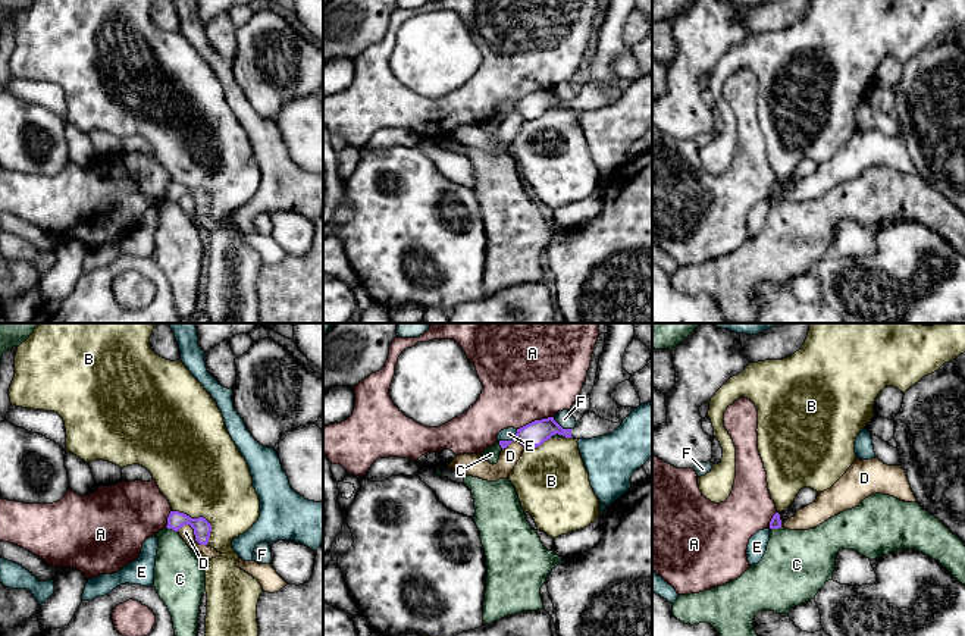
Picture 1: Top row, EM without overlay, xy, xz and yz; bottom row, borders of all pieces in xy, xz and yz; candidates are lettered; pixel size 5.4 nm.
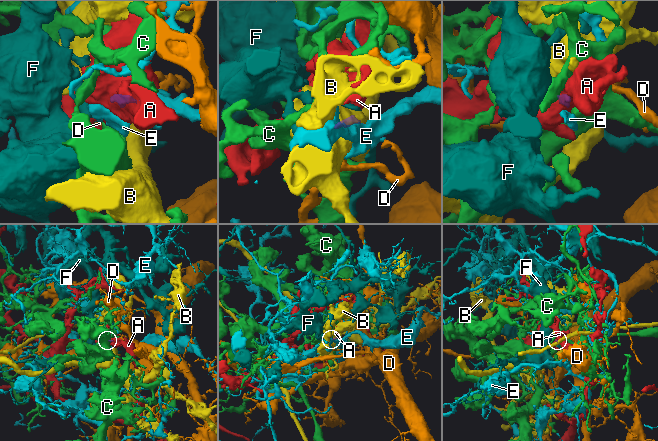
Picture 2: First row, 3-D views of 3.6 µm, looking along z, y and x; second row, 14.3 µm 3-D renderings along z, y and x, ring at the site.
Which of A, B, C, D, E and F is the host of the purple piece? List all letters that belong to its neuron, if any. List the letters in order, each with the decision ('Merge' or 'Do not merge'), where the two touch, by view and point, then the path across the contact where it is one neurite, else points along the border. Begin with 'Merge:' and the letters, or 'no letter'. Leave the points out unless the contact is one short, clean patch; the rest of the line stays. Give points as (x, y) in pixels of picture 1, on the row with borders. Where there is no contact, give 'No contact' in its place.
Merge: no letter
A: Do not merge. Touches purple at xz (535, 420). Boundary: xz (553, 416), (535, 419), (517, 429)
B: Do not merge. Touches purple at xy (200, 517)
C: Do not merge. Touches purple at xy (172, 529). Boundary: xy (166, 526), (176, 532)
D: Do not merge. Touches purple at xy (194, 532). Boundary: xy (176, 530), (188, 525), (193, 529), (194, 538), (206, 545)
E: Do not merge. Touches purple at xz (510, 441). Boundary: xz (517, 429), (511, 439), (498, 441)
F: Do not merge. Touches purple at xz (560, 426). Boundary: xz (553, 417), (563, 428), (570, 429)

